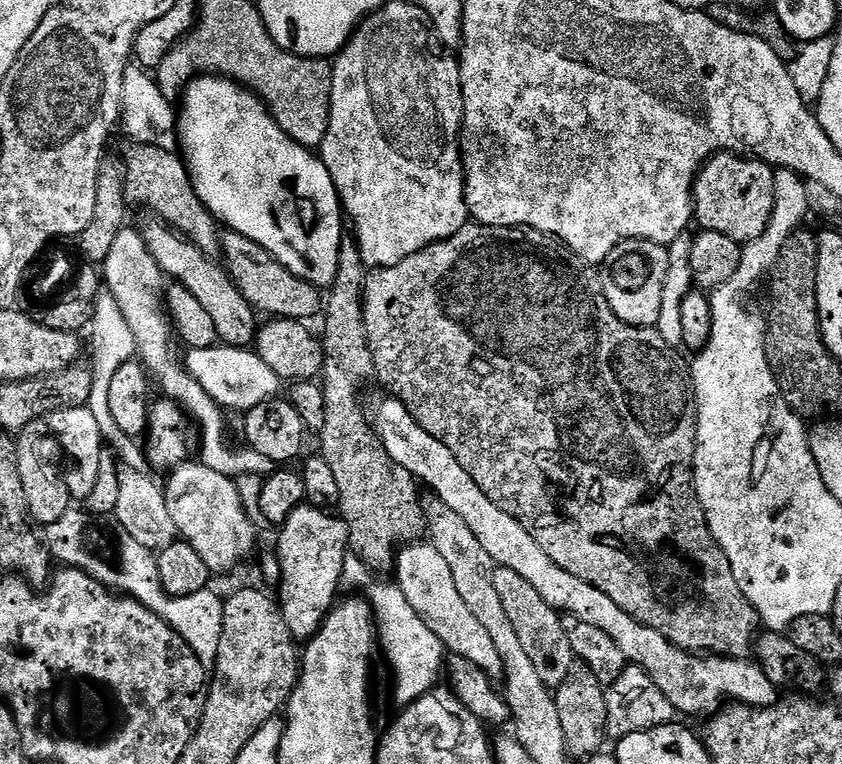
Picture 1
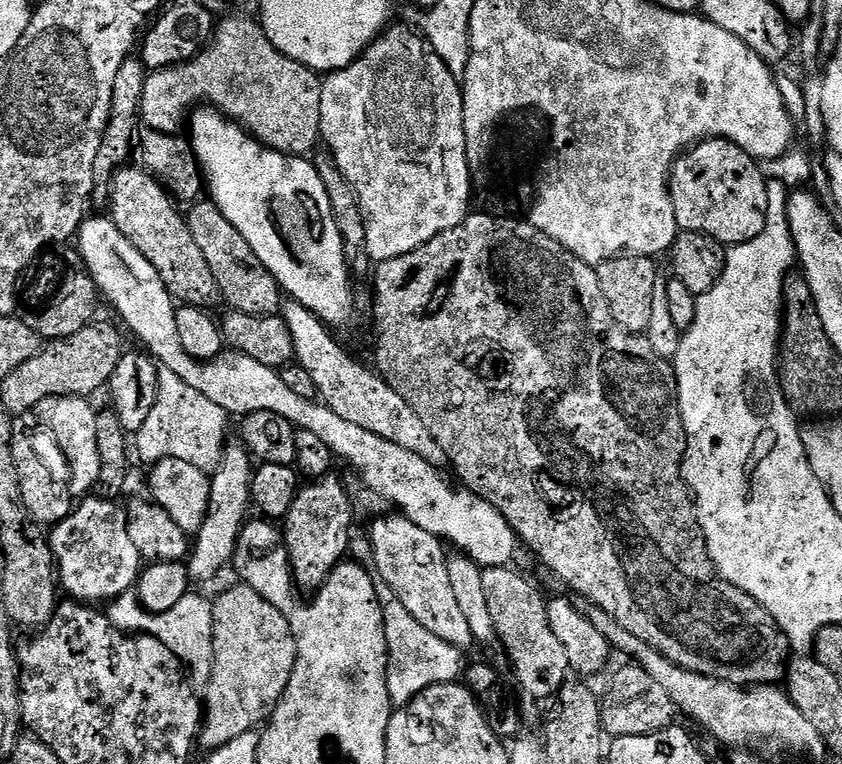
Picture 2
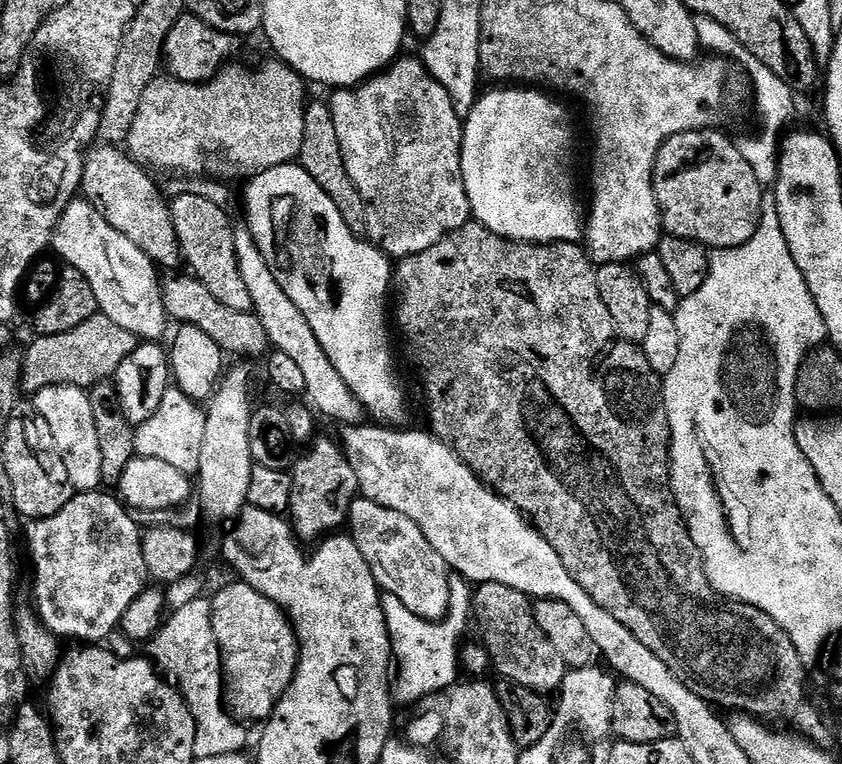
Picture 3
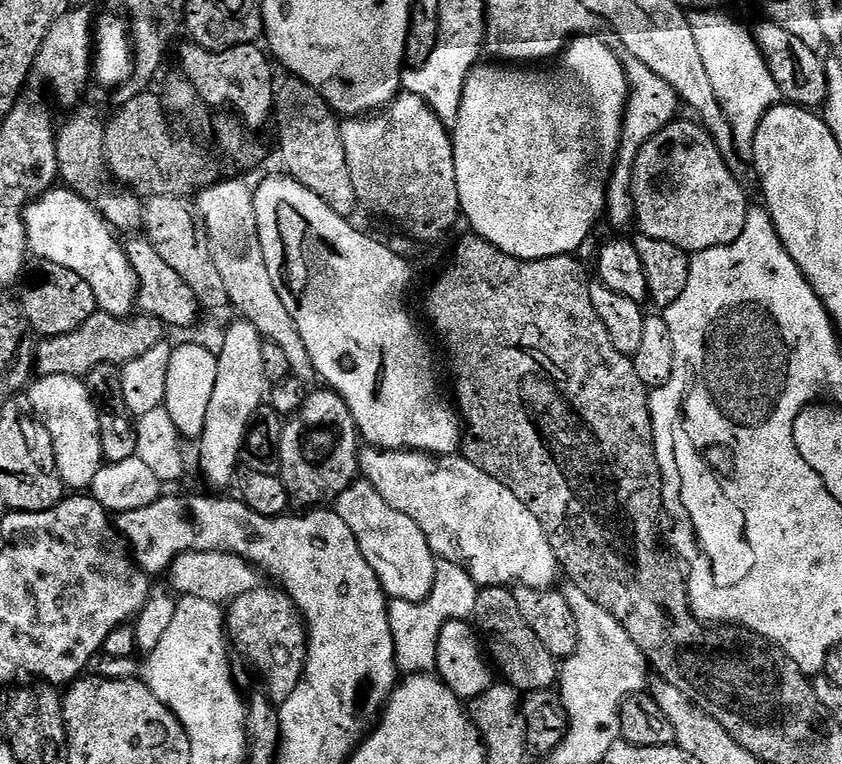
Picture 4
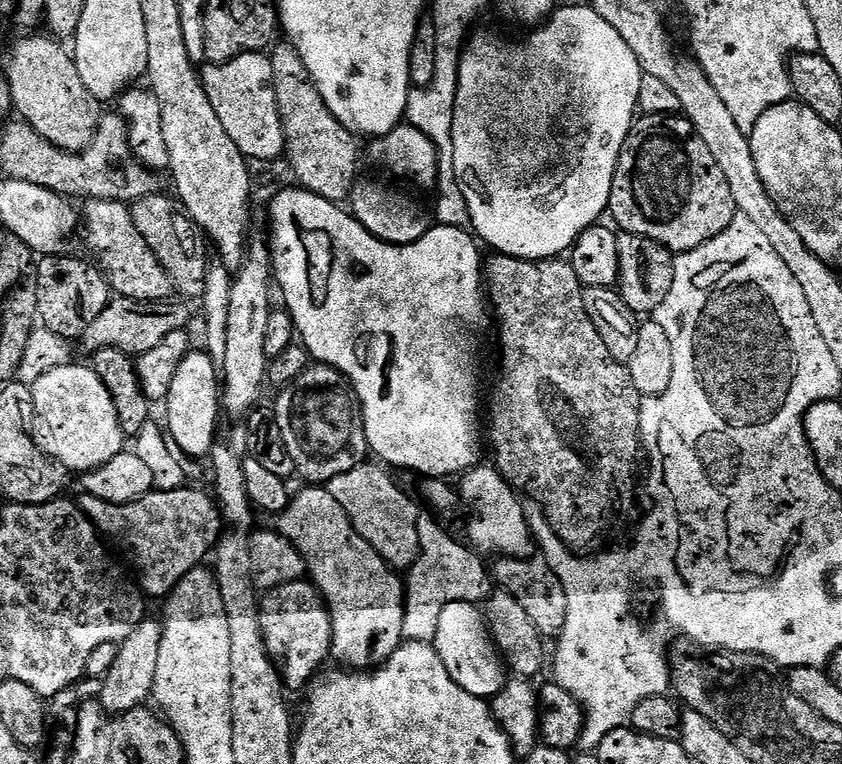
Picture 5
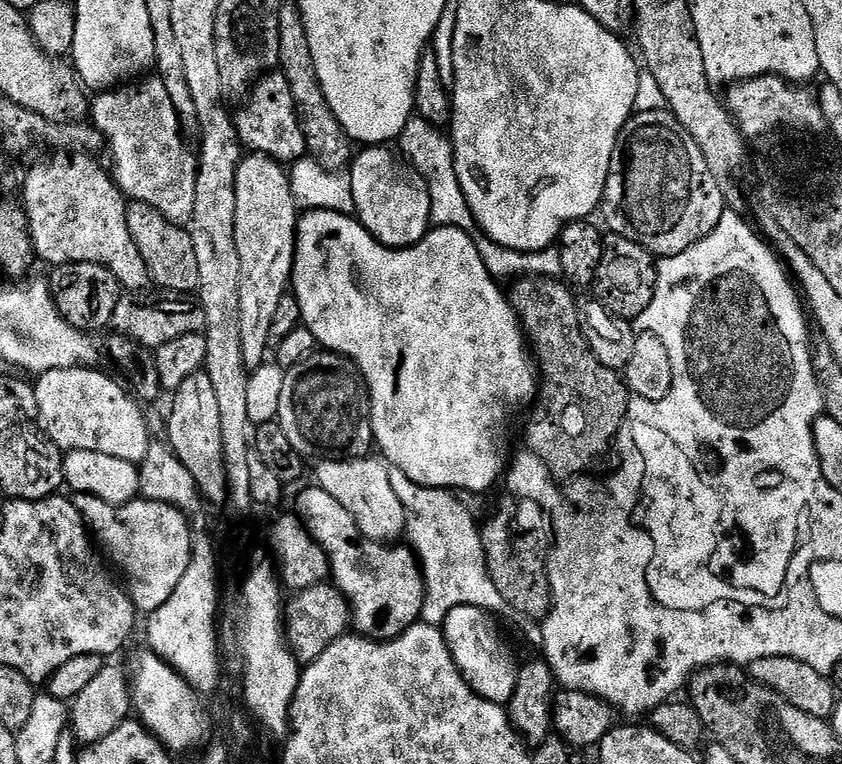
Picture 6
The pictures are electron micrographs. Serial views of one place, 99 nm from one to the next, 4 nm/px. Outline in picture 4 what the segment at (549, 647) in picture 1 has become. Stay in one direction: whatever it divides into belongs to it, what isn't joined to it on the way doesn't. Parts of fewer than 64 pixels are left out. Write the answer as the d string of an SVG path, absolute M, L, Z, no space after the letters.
M508 586L481 587L474 620L483 639L485 641L488 639L492 643L490 656L495 667L497 669L500 667L504 671L503 679L524 694L543 692L551 689L559 681L562 664L532 629L532 623L528 621L525 609L522 604L520 608L520 600L512 591L513 589Z

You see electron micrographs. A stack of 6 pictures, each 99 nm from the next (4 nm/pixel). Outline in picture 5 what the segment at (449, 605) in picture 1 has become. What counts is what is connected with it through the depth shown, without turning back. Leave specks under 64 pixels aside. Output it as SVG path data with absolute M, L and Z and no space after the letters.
M375 463L352 467L346 474L338 474L327 484L330 494L338 498L338 506L346 510L354 530L370 542L370 546L393 569L408 570L420 556L418 526L416 525L418 510L412 500L383 472L383 467Z

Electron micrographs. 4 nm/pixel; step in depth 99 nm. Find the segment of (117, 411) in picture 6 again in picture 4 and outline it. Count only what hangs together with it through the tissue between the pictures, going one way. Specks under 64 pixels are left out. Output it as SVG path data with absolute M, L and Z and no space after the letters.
M40 376L27 389L27 396L52 439L52 452L56 455L55 471L60 479L72 490L91 489L105 458L102 412L87 383L79 376Z

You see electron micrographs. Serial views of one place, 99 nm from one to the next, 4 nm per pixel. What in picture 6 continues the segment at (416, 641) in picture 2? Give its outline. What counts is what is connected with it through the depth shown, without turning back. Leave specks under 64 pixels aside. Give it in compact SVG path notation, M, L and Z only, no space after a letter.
M396 468L388 476L394 494L406 512L405 539L420 561L424 576L423 623L441 627L450 610L458 605L470 605L498 616L517 617L515 622L527 642L536 650L543 649L543 623L525 615L517 616L513 607L499 593L486 566L478 522L476 524L469 510L455 497L457 495L449 489L424 487Z

